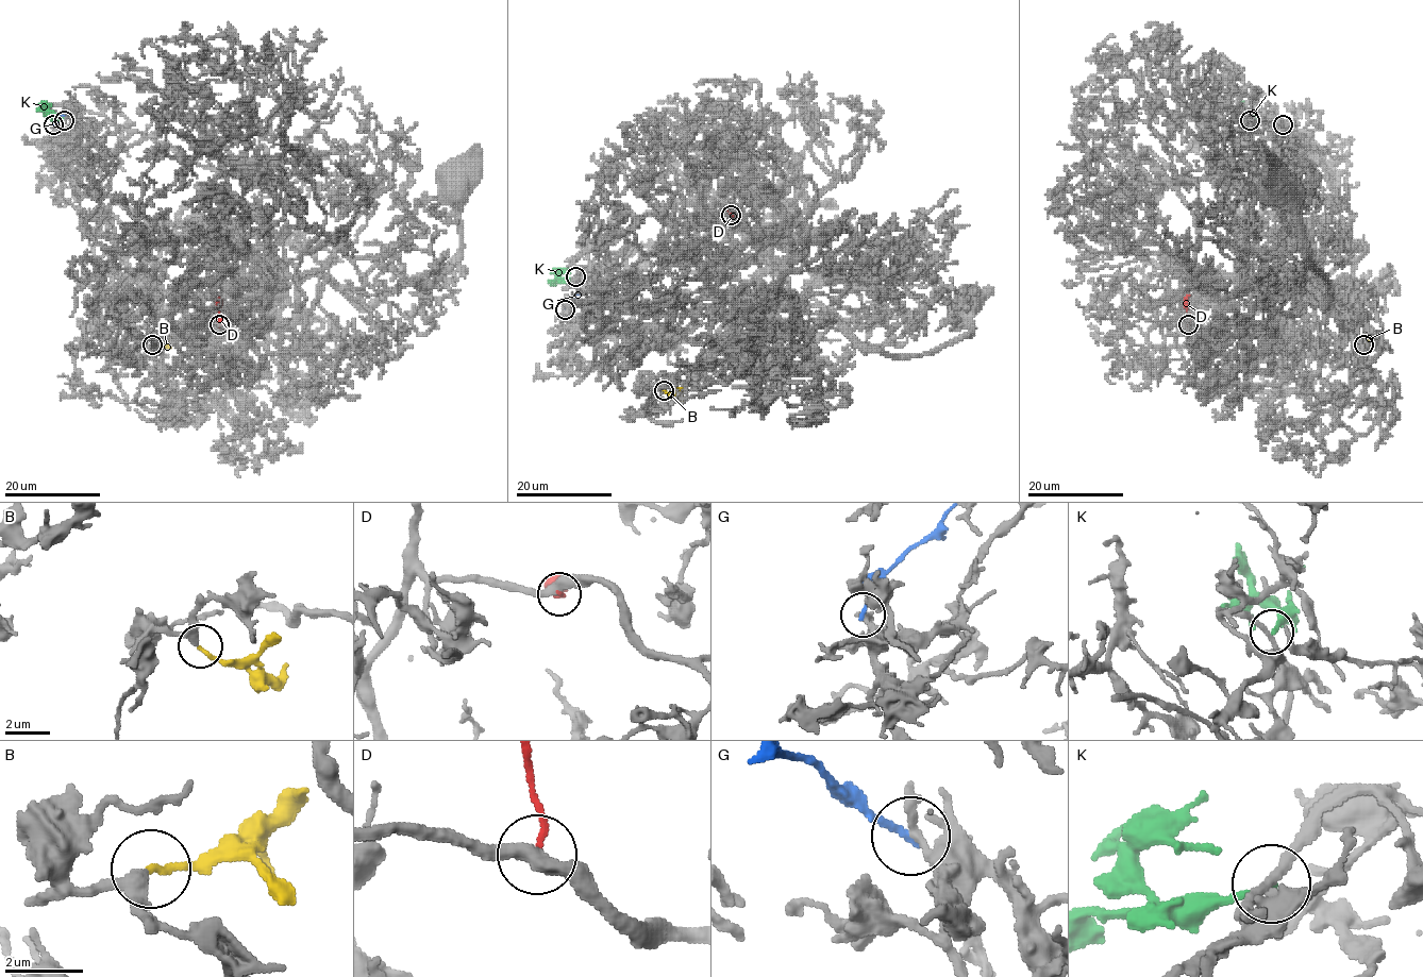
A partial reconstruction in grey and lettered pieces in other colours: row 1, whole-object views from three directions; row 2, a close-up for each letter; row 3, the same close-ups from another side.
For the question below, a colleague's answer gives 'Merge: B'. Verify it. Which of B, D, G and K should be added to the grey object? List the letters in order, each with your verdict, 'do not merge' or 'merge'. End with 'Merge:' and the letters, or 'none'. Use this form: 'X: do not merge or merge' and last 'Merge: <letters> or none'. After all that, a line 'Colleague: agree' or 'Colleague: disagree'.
B: merge
D: do not merge
G: do not merge
K: do not merge
Merge: B
Colleague: agree

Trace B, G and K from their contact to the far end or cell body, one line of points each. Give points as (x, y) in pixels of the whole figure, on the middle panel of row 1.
B: (664, 390), (679, 398), (683, 394)
G: (566, 309), (586, 286)
K: (576, 278), (563, 280), (557, 269)

